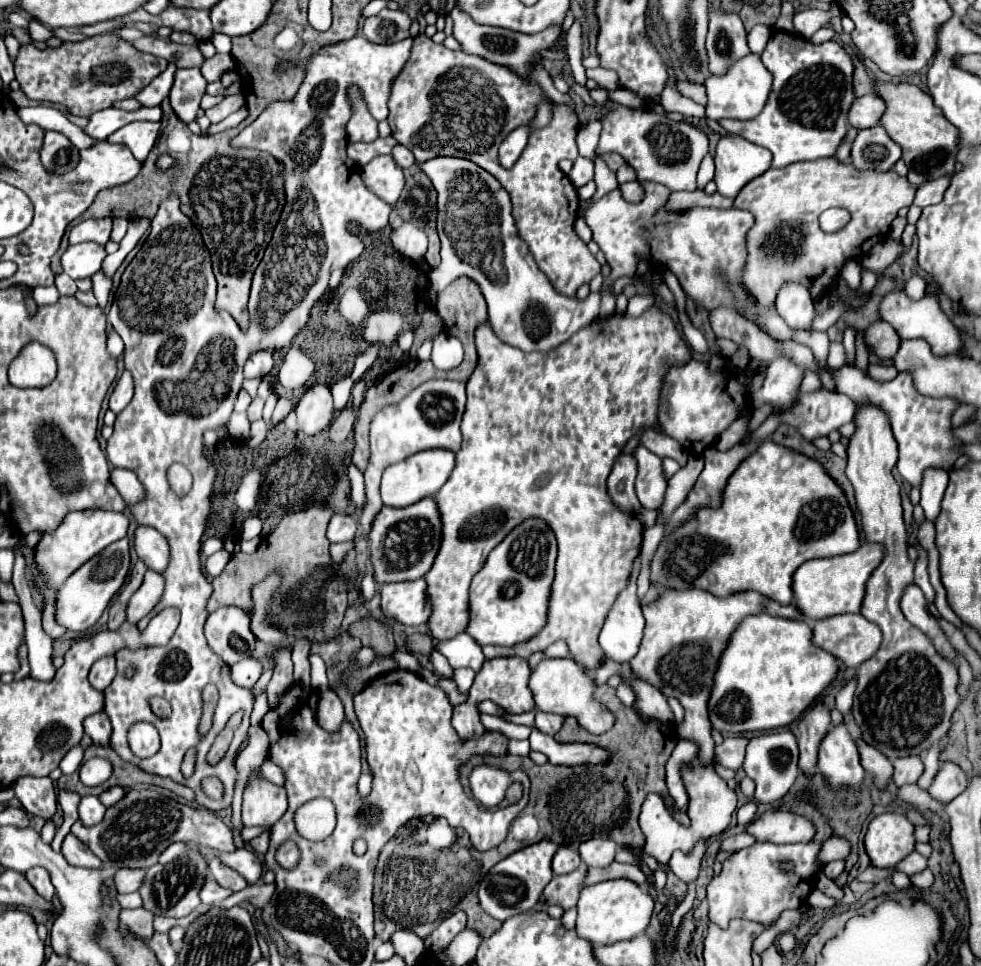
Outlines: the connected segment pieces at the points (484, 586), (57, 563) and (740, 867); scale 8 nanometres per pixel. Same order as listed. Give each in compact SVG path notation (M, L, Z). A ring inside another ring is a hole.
M527 518L489 554L485 566L469 586L467 634L481 646L513 646L537 634L547 620L547 600L555 574L557 542L549 524L541 518Z
M81 510L67 514L61 526L57 526L57 530L51 530L49 534L43 534L35 546L35 562L45 578L45 584L53 586L53 590L61 588L67 576L75 572L81 564L85 564L89 558L99 554L111 542L125 538L127 528L129 528L129 518L121 512Z
M755 842L749 848L743 848L731 854L723 862L721 874L713 876L707 886L709 900L709 920L717 926L725 928L731 918L745 918L751 922L759 922L763 926L773 924L783 910L799 908L807 896L815 890L817 874L819 874L819 856L821 844L771 844L771 842ZM781 860L793 860L793 872L785 874L779 870Z

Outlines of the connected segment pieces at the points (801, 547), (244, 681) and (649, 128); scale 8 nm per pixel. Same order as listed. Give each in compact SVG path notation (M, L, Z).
M765 440L749 462L741 462L741 470L729 478L725 498L717 510L697 510L691 522L683 522L671 534L665 534L651 558L651 586L661 584L671 590L701 588L715 596L729 596L755 590L779 604L793 602L793 572L811 558L829 558L849 554L859 548L859 530L849 510L843 490L829 478L823 466L803 454Z
M249 658L241 660L231 668L231 680L241 686L241 688L251 688L261 676L261 660L259 658Z
M605 102L601 120L603 120L603 132L597 154L603 152L621 154L625 162L635 168L637 180L651 180L663 184L671 192L697 188L695 176L701 160L709 152L709 138L699 128L687 122L667 120L647 110L631 110L615 102Z

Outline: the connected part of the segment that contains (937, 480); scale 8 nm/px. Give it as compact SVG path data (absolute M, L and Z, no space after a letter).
M927 468L923 472L923 482L921 482L921 508L925 512L927 520L935 520L935 516L941 510L941 500L943 492L949 480L949 472L943 468Z

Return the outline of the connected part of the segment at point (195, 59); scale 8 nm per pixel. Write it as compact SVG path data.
M143 36L139 40L133 40L133 48L145 54L153 54L157 58L165 58L177 68L201 68L201 64L205 62L205 56L201 54L197 44L175 44L157 36Z

